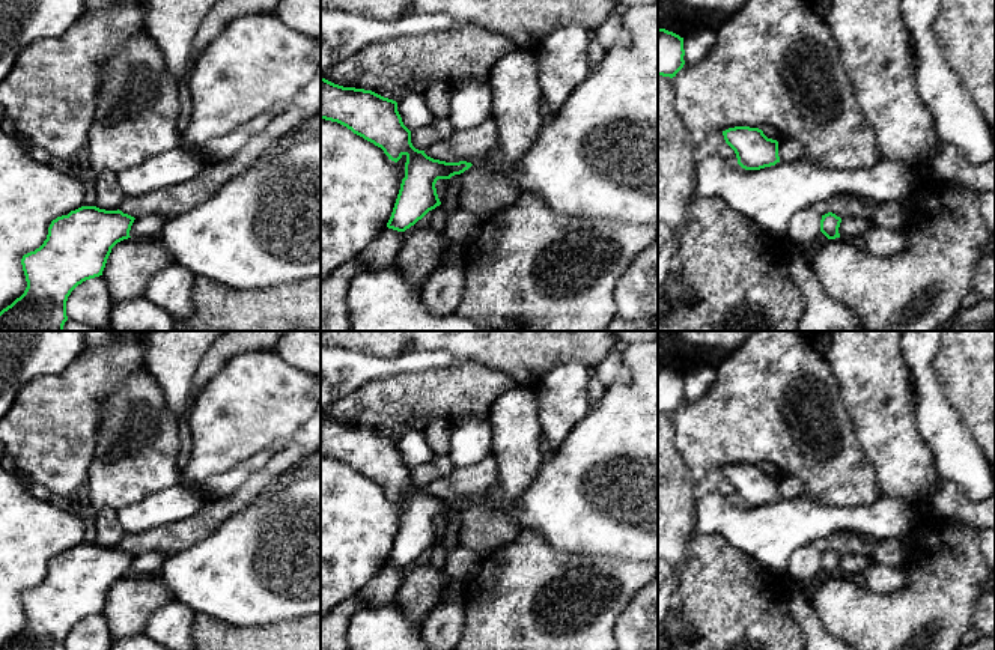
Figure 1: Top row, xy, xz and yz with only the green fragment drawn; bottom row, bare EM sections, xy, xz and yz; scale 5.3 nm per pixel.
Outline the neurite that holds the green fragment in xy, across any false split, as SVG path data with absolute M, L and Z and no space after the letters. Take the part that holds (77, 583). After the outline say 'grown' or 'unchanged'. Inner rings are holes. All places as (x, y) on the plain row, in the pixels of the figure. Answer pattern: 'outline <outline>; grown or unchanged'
outline M81 543L53 557L44 581L21 596L27 618L24 630L0 650L66 650L71 629L83 618L102 612L111 585L131 575L134 557L119 546L105 548L96 543Z; unchanged

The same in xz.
outline M321 414L321 456L346 463L381 484L394 500L406 494L405 515L387 560L388 566L397 569L405 569L441 542L435 525L438 516L450 516L473 503L434 497L415 486L397 439L372 427L343 424Z; unchanged

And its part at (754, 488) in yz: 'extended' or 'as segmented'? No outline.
as segmented

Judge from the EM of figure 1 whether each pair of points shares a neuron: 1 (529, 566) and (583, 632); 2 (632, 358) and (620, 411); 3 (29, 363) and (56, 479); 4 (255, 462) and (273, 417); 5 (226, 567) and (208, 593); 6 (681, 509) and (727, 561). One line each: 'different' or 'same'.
1: same
2: same
3: different
4: different
5: same
6: different

